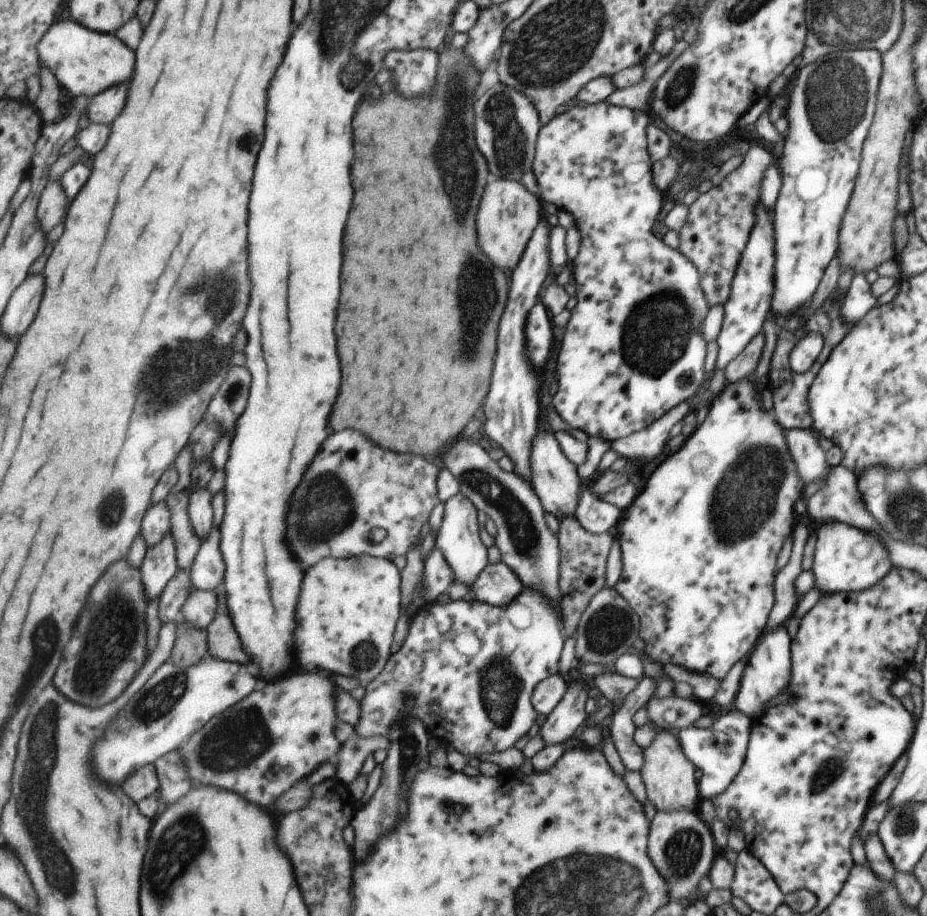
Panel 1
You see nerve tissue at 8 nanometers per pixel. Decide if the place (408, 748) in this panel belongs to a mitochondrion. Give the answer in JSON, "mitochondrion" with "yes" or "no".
{"mitochondrion":"yes"}

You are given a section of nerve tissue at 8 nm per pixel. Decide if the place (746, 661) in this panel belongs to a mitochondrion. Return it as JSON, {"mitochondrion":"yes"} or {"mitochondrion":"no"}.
{"mitochondrion":"no"}

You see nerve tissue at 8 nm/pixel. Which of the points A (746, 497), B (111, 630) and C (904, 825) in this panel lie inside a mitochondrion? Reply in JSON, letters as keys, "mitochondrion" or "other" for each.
{"A":"mitochondrion","B":"mitochondrion","C":"mitochondrion"}

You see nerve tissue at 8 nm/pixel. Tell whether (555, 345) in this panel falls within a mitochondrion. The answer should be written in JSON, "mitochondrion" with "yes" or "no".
{"mitochondrion":"no"}

